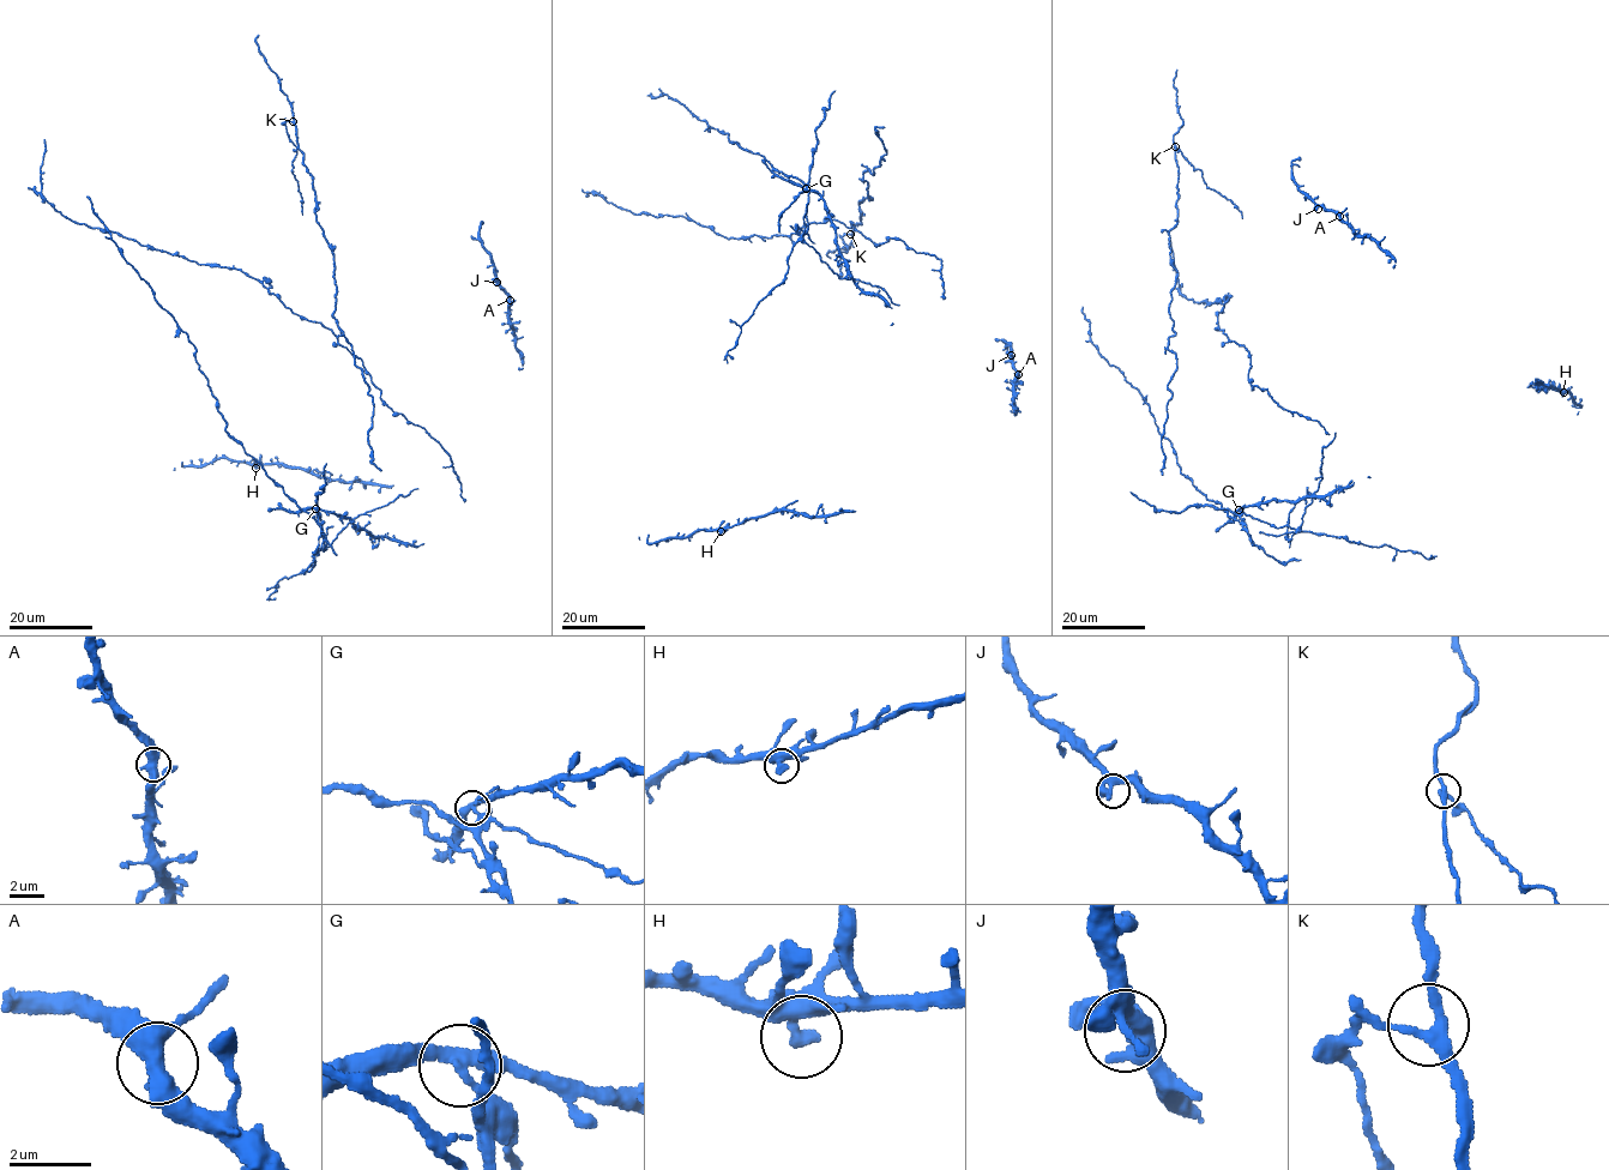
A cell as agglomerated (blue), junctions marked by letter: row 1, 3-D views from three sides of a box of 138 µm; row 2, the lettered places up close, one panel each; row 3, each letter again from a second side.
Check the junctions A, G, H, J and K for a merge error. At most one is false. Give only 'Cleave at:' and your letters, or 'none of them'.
Cleave at: G

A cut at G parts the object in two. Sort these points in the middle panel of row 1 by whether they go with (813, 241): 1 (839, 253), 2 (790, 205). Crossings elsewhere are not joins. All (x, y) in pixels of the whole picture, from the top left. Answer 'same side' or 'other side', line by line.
1: other side
2: same side

